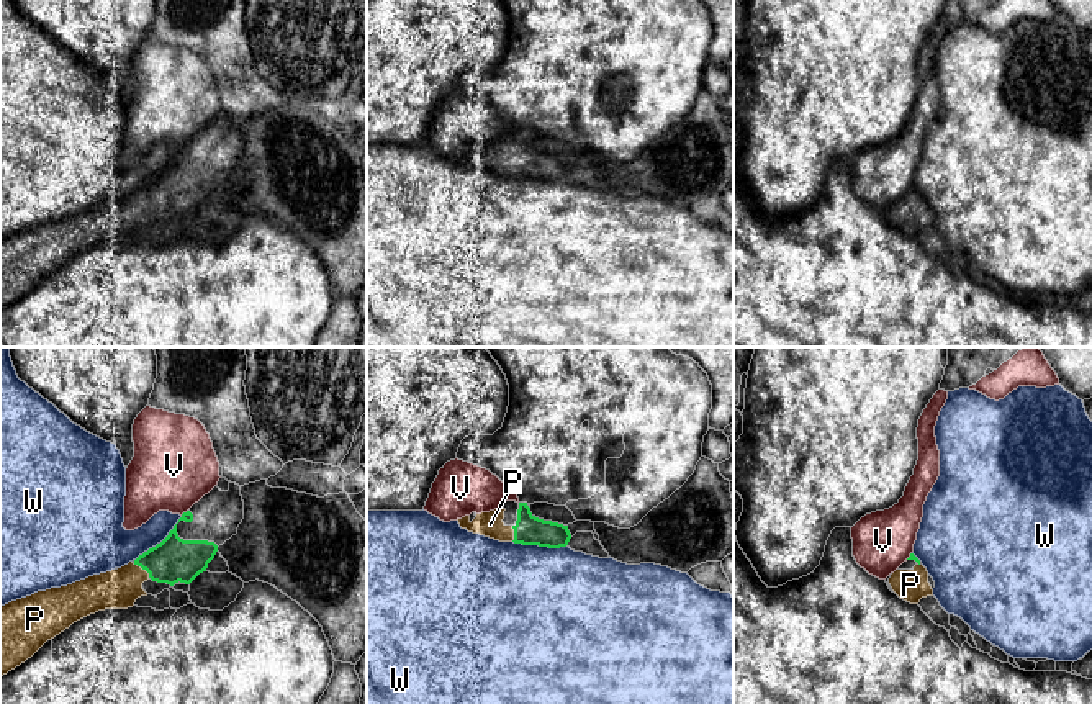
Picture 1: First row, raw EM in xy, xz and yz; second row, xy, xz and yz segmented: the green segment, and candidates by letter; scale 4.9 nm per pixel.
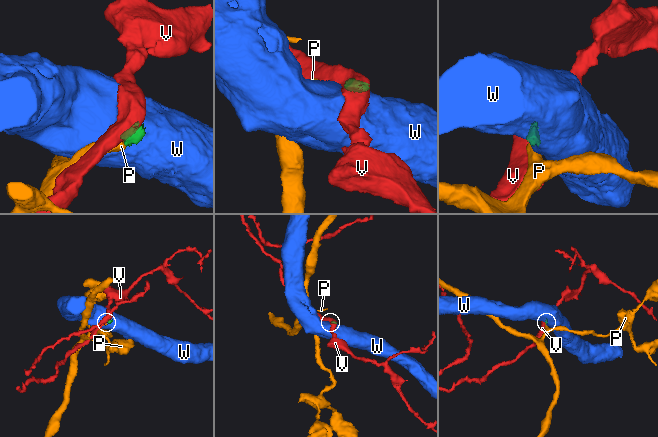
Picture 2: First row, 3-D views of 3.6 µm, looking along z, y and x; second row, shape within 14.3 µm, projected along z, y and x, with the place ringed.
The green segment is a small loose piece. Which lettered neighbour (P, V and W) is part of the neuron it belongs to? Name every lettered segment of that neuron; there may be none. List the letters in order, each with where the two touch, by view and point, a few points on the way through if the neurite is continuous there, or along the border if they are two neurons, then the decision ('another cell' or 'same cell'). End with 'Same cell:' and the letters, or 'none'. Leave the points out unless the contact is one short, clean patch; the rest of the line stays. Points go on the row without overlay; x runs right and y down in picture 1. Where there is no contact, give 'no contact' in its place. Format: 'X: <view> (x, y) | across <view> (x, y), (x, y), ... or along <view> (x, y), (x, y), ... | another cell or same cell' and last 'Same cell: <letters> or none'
P: xy (143, 202) | same cell
V: xy (184, 146) | along xy (187, 143), (180, 148) | another cell
W: xz (539, 179) | along xz (513, 174), (565, 180) | another cell
Same cell: P

